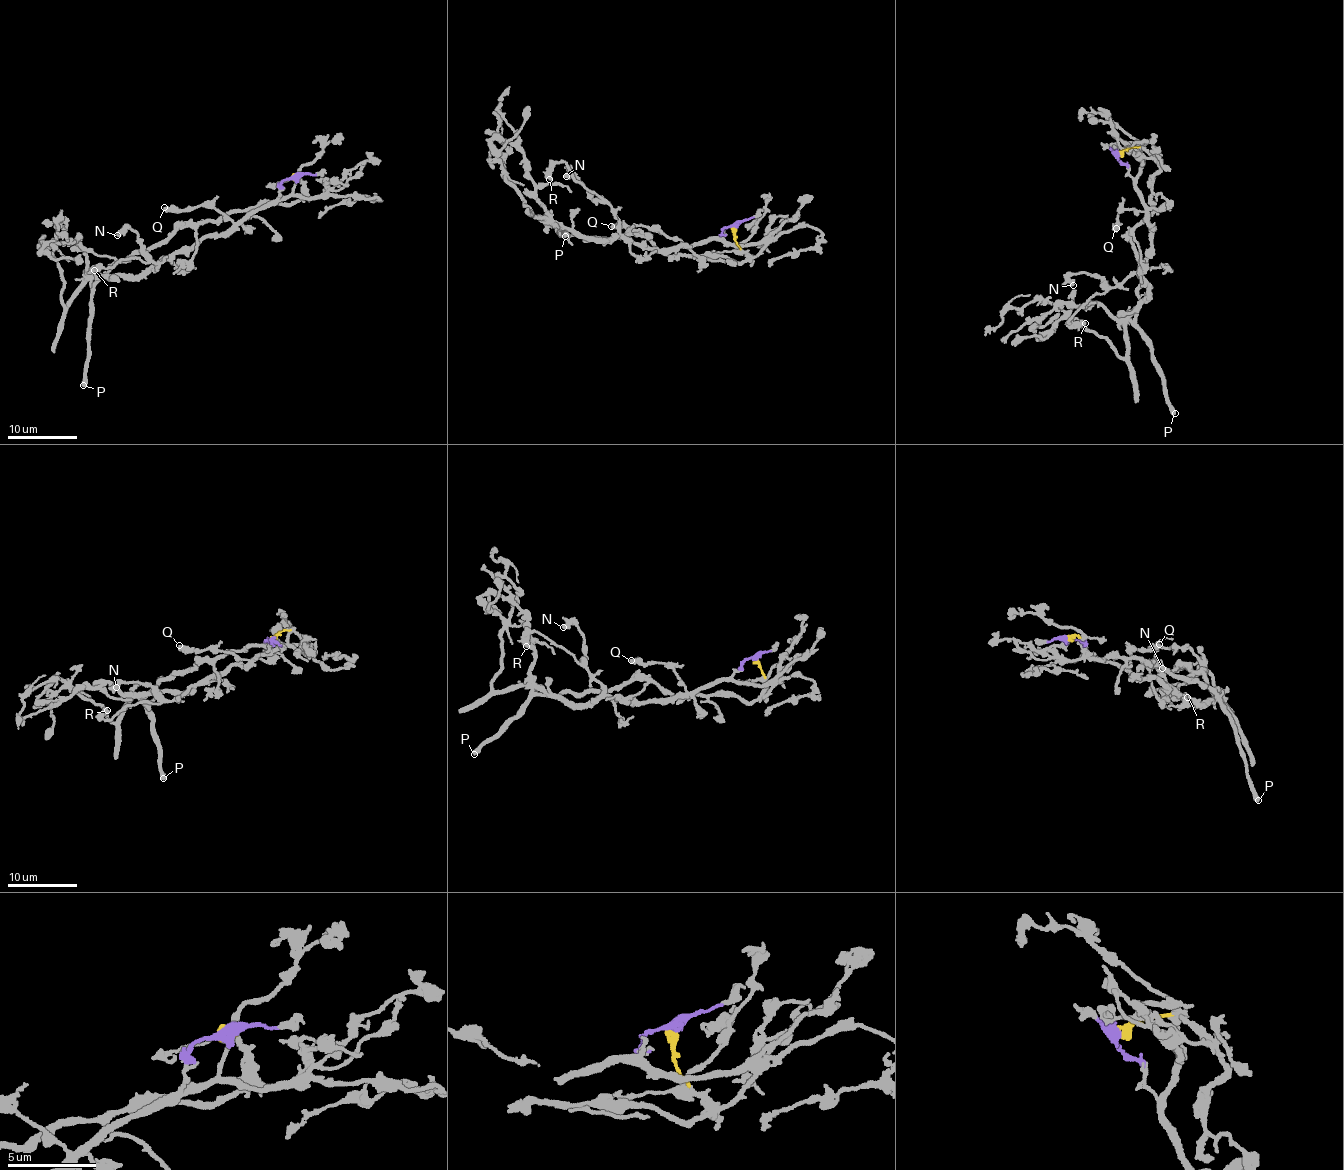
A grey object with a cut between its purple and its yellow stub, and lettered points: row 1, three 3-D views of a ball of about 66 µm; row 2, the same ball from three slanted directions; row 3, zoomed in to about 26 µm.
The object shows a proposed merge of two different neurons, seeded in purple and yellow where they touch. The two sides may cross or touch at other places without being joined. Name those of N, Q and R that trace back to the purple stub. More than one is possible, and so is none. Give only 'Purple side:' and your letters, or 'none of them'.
Purple side: N, Q, R

